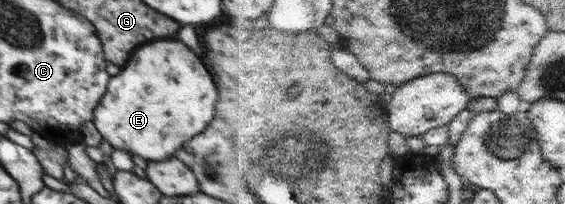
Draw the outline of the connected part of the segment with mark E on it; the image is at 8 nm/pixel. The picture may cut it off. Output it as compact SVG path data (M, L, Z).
M156 40L140 46L132 54L130 62L121 67L120 74L110 77L106 92L95 109L92 122L102 138L113 148L132 152L146 160L164 160L170 158L176 150L182 148L184 142L200 134L210 124L210 120L214 118L216 100L218 90L202 60L186 44L178 40Z

